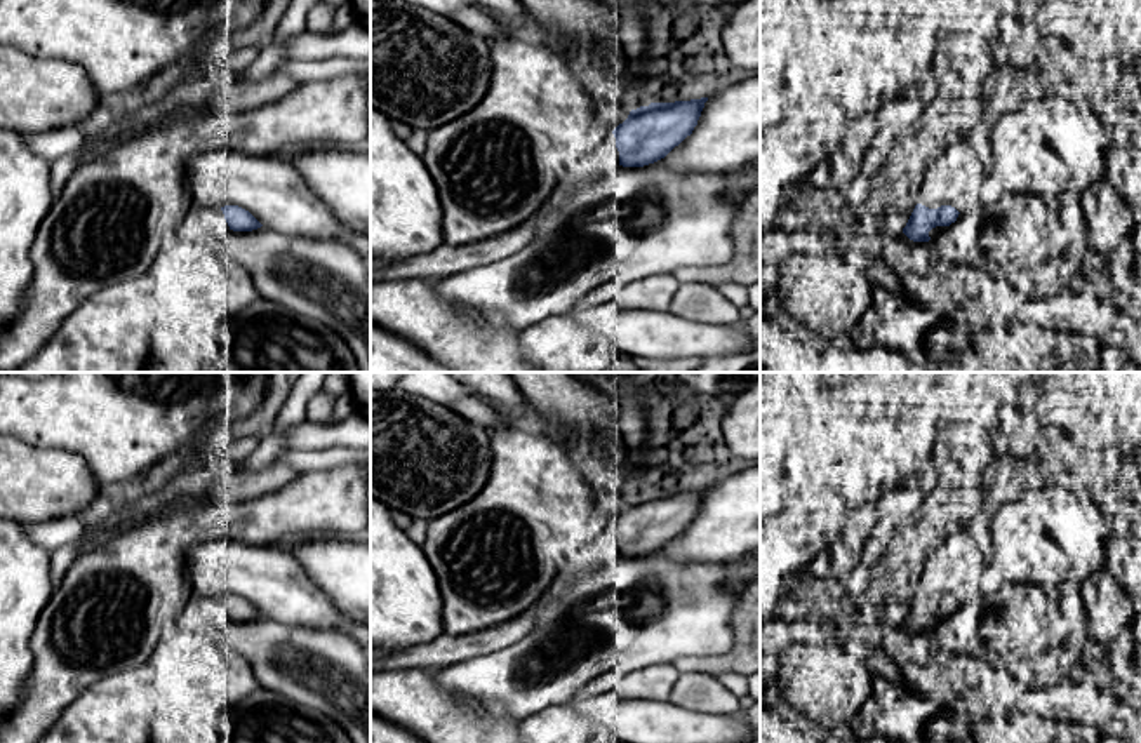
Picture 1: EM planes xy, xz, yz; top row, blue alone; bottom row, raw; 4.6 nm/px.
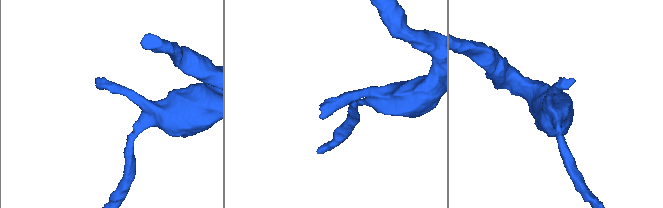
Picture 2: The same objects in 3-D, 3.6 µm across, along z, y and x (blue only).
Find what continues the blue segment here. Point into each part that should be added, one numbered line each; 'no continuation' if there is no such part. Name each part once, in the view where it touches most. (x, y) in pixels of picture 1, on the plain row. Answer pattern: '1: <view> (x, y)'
1: xz (606, 548)

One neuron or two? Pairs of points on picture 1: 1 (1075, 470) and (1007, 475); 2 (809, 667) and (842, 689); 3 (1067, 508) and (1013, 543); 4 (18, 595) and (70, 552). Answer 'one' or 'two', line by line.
1: one
2: one
3: one
4: two

